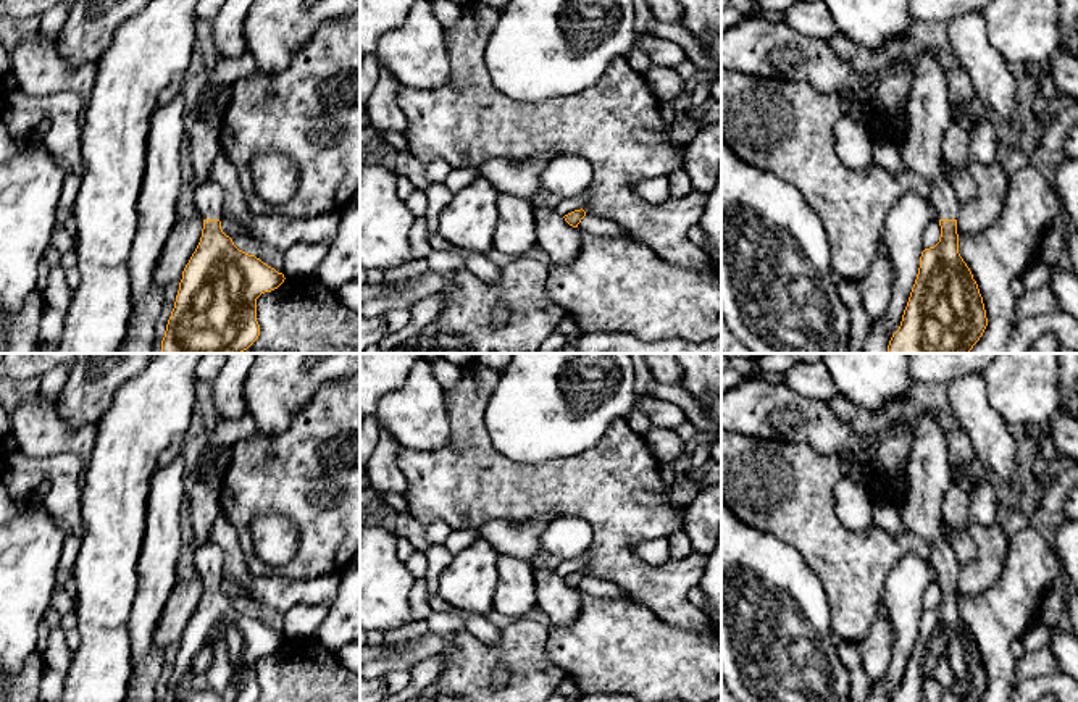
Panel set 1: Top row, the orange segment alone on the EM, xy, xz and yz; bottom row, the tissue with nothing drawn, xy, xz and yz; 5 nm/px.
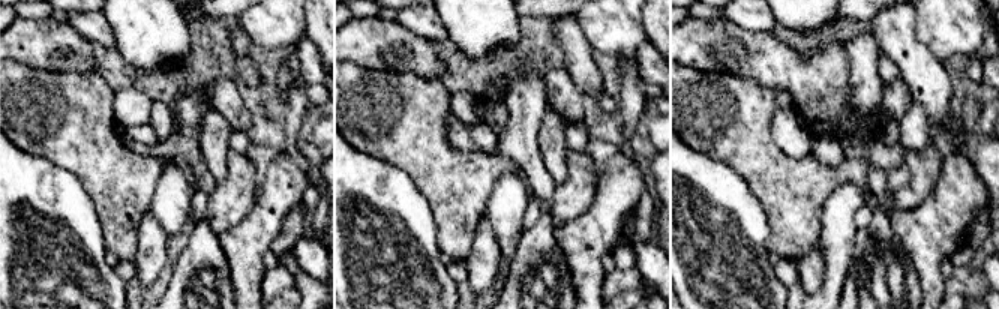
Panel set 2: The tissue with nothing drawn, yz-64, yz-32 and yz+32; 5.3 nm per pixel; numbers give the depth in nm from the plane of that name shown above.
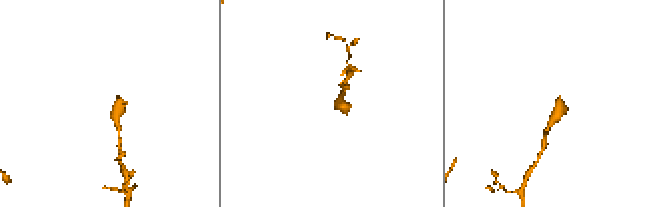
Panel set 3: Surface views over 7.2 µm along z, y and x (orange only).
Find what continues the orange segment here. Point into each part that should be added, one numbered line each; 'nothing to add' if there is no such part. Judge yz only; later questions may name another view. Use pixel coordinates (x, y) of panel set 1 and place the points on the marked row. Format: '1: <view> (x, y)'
1: yz (928, 112)

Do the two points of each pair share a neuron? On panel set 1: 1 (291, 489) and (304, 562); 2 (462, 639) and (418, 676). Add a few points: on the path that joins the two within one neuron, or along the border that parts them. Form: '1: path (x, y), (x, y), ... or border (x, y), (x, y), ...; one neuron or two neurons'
1: path (309, 507), (310, 544); one neuron
2: border (441, 654), (442, 672), (428, 685); two neurons

